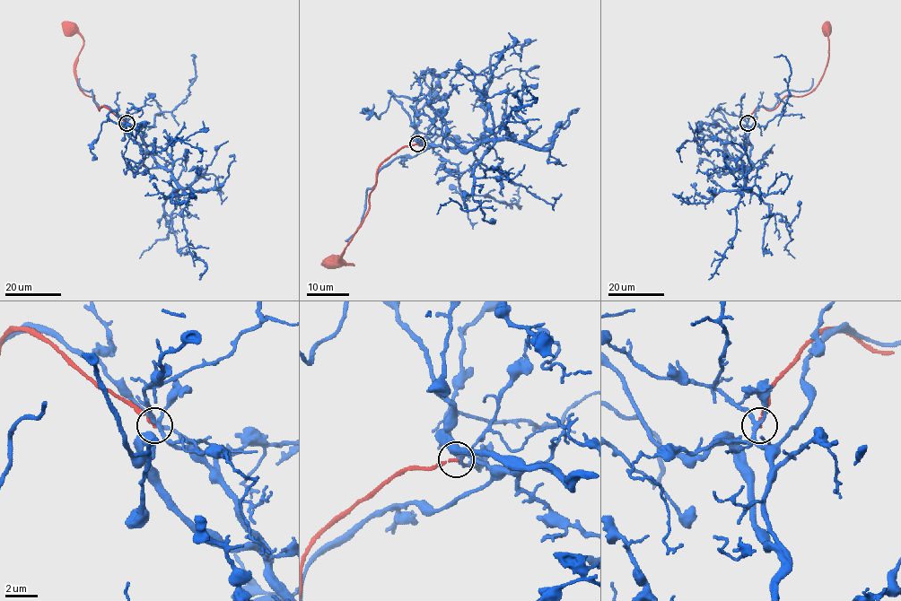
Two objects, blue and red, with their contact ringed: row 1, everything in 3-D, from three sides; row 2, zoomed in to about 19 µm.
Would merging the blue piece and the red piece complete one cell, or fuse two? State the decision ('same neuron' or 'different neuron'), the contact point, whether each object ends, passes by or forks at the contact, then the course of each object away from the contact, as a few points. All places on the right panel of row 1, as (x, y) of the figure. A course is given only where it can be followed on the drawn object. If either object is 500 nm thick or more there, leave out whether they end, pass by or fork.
different neuron; at (747, 123); blue forks there; red ends there; blue runs (747, 123), (752, 165), (746, 171), (745, 187), (735, 208), (735, 237), (716, 271), (708, 279); red runs (747, 123), (759, 106), (774, 109), (785, 96), (802, 96), (816, 87), (828, 55), (826, 27)

